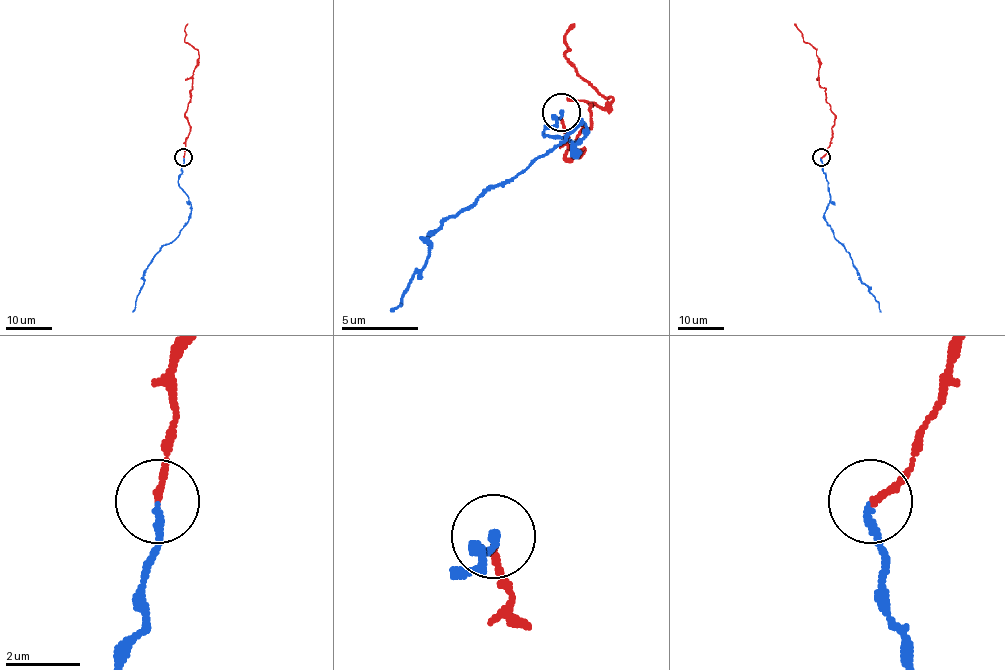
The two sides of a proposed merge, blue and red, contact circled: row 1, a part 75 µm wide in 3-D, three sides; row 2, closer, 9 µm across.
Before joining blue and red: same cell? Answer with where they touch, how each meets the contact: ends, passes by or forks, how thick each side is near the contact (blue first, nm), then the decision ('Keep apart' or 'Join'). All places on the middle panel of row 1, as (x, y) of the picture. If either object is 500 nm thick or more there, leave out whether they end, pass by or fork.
Place: (561, 112). At the ring blue ends. At the ring red ends. Thickness 190 nm (blue) against 170 nm. Join

